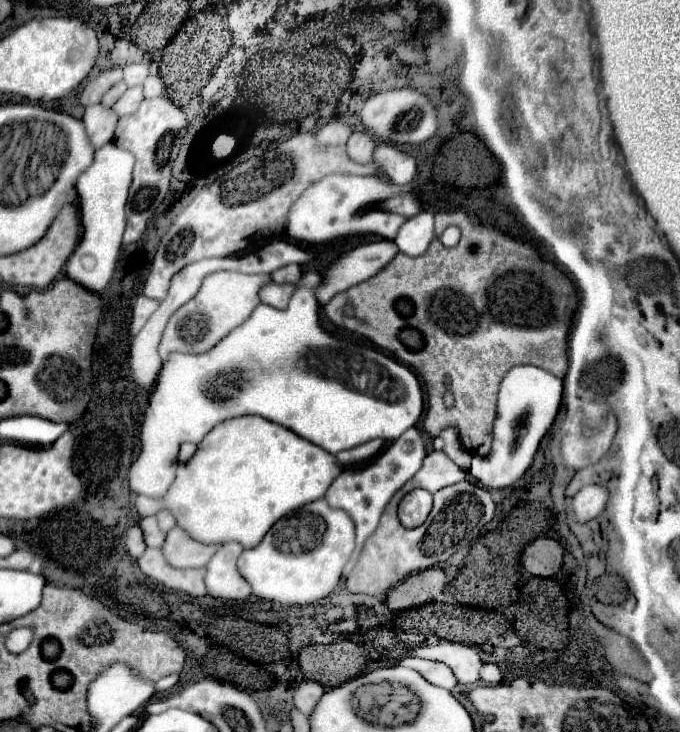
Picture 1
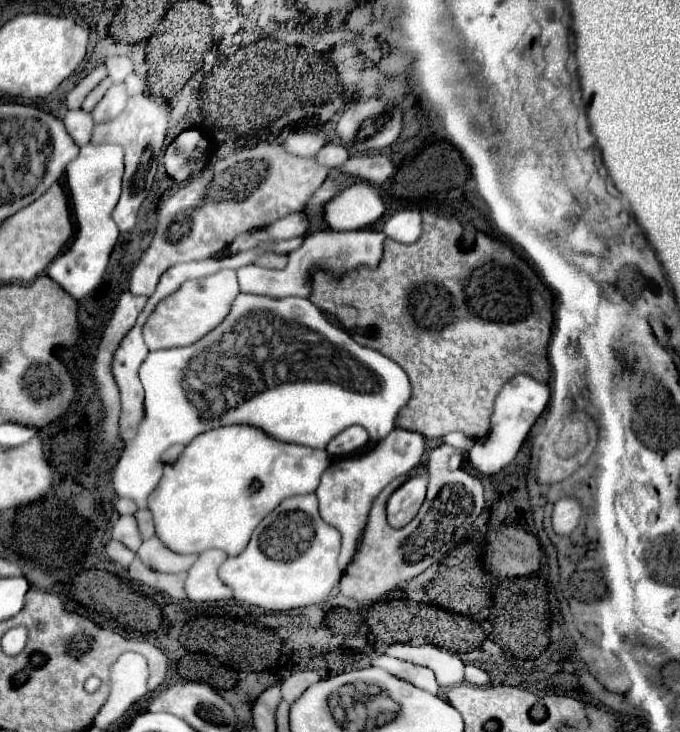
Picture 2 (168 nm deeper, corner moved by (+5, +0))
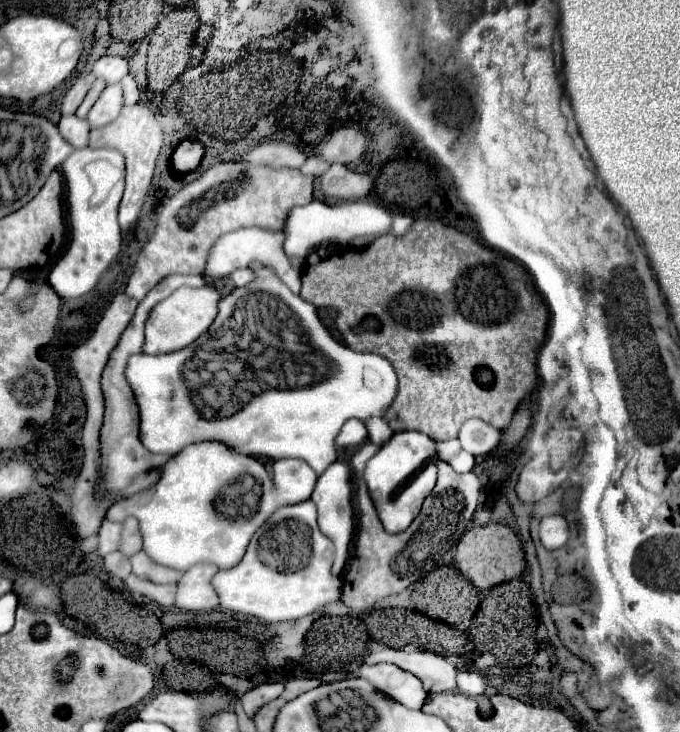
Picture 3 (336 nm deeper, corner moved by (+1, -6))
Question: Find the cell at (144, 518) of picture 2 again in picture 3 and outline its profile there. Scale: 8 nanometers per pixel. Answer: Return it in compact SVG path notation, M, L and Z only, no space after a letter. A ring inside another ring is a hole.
M131 519L131 521L127 521L127 525L123 529L123 551L127 555L133 555L141 549L143 549L143 537L139 533L139 523L135 519Z

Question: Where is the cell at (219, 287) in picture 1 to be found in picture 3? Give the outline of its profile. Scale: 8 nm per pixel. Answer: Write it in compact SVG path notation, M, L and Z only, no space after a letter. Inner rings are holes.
M213 285L203 287L181 287L173 291L165 301L155 305L155 311L151 311L145 327L145 353L147 355L159 355L159 353L171 353L187 347L199 335L203 335L211 323L215 321L215 315L219 311L219 291Z

